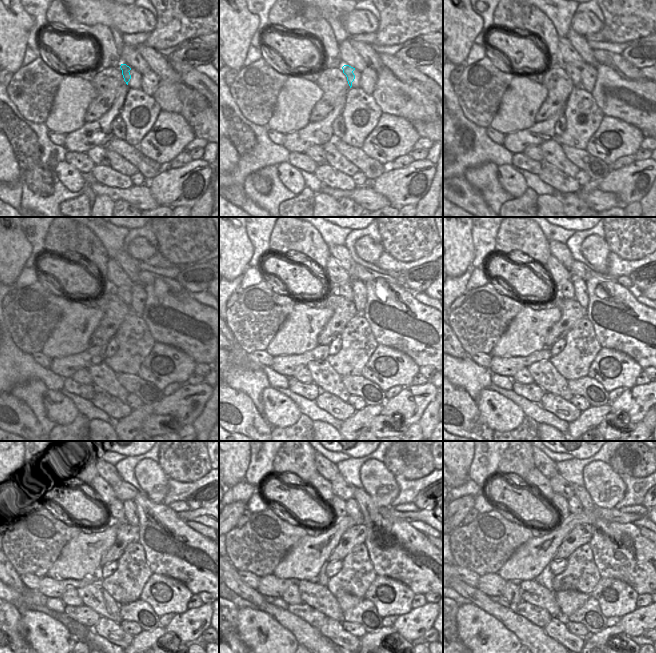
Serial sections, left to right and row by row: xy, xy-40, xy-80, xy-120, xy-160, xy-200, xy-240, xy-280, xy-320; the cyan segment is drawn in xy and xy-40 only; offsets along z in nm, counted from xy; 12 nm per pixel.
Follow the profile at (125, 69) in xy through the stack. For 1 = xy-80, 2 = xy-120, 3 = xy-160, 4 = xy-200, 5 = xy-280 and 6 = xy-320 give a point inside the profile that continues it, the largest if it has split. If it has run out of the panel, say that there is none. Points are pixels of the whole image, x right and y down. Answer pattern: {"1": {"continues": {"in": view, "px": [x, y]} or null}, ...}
{"1": {"continues": {"in": "xy-80", "px": [571, 70]}}, "2": {"continues": {"in": "xy-120", "px": [124, 292]}}, "3": {"continues": {"in": "xy-160", "px": [345, 290]}}, "4": {"continues": {"in": "xy-200", "px": [566, 289]}}, "5": {"continues": {"in": "xy-280", "px": [338, 505]}}, "6": {"continues": {"in": "xy-320", "px": [560, 503]}}}

